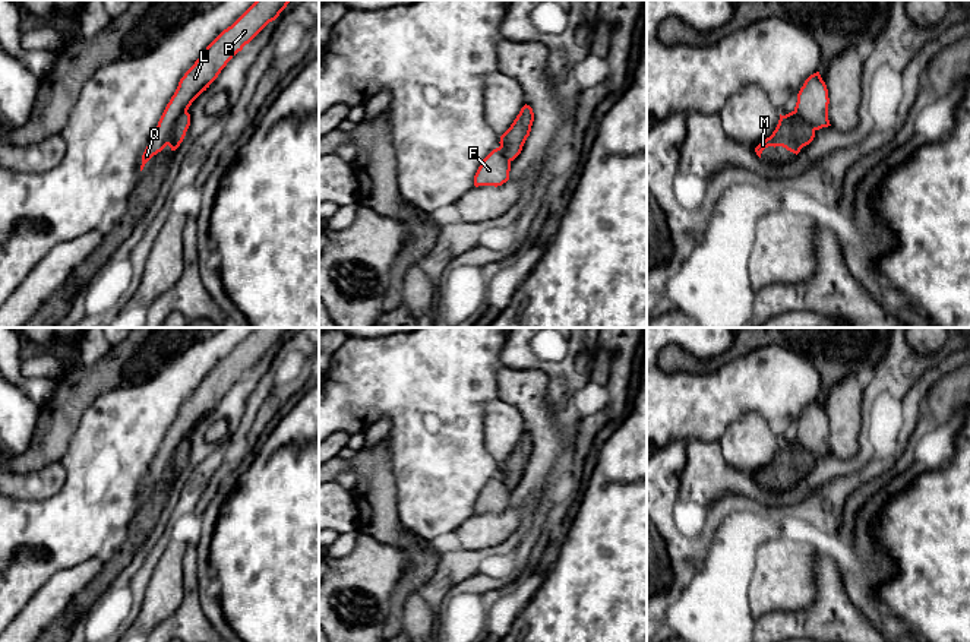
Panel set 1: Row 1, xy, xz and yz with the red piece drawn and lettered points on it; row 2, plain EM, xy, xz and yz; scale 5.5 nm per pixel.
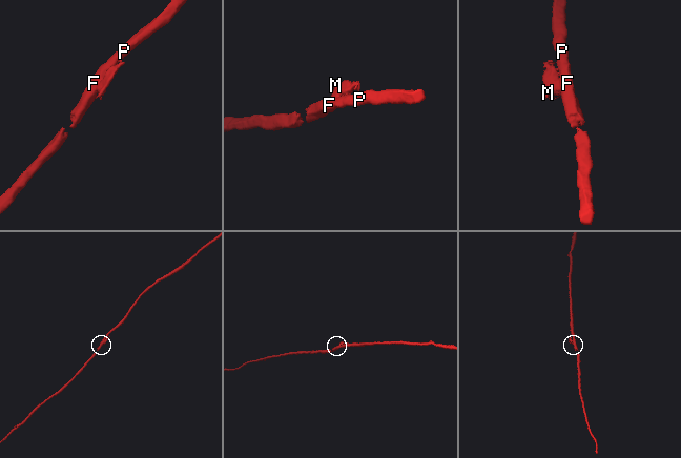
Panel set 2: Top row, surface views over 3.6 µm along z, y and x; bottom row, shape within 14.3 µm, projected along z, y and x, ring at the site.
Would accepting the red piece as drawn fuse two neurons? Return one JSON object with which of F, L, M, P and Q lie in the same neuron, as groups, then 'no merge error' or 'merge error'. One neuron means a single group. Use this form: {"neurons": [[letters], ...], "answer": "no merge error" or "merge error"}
{"neurons": [["F", "L", "P", "Q"], ["M"]], "answer": "merge error"}

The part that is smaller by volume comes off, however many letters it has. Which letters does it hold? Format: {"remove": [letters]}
{"remove": ["M"]}

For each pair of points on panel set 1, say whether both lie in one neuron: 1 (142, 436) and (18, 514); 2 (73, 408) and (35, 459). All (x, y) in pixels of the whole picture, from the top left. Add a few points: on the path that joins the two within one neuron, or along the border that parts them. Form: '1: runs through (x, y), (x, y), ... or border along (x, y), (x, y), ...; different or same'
1: runs through (111, 467), (66, 512), (49, 512); same
2: runs through (60, 421), (47, 446); same

